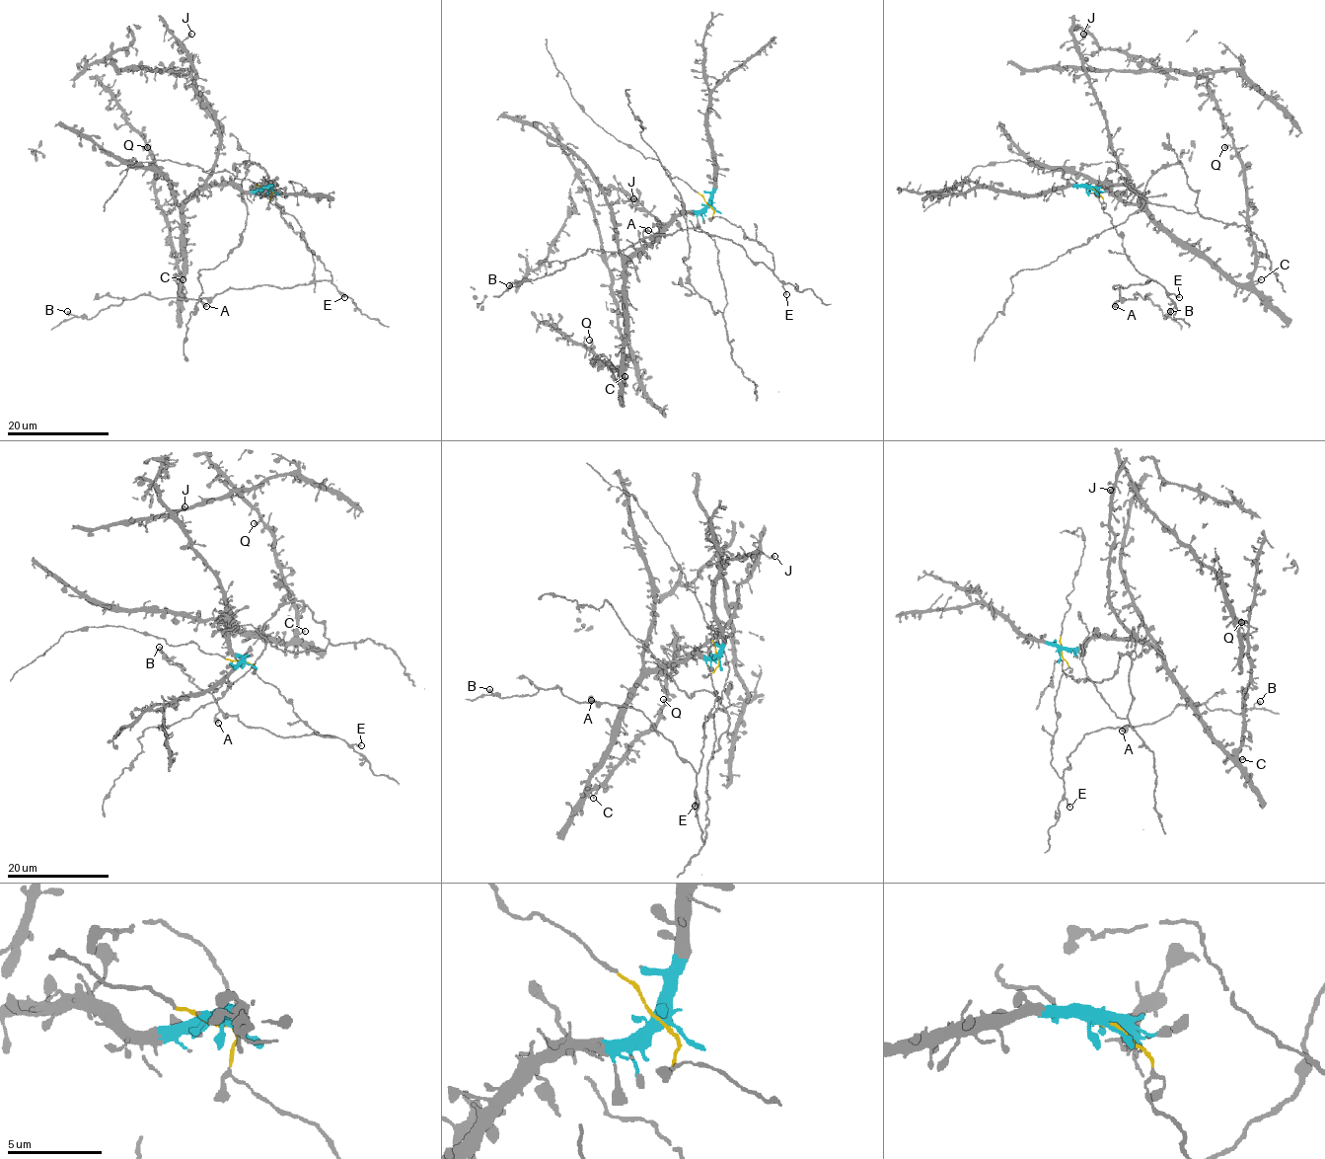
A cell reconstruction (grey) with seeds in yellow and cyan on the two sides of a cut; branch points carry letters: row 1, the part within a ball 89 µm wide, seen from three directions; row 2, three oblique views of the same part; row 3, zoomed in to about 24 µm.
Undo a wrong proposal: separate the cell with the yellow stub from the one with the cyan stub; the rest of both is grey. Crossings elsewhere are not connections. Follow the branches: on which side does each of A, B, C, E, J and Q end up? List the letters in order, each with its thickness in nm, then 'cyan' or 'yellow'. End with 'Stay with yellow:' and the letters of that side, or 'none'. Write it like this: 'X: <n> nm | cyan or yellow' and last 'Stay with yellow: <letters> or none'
A: 600 nm | yellow
B: 440 nm | yellow
C: 200 nm | cyan
E: 240 nm | yellow
J: 460 nm | cyan
Q: 360 nm | cyan
Stay with yellow: A, B, E

